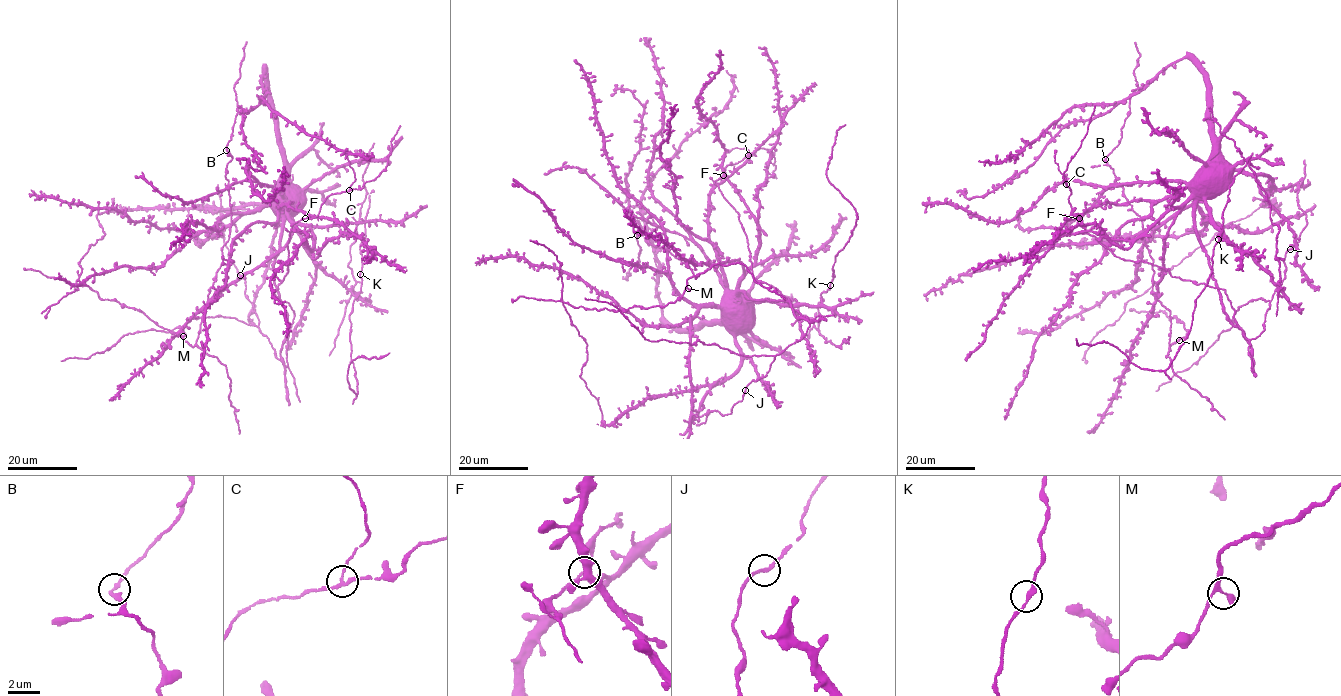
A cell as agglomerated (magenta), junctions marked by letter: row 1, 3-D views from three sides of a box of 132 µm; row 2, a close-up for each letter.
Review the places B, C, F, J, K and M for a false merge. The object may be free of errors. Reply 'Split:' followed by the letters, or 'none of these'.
Split: C

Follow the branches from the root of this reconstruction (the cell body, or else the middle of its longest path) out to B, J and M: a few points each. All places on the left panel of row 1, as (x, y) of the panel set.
B: (288, 205), (290, 200), (293, 228), (289, 240), (208, 297), (231, 226), (225, 168), (232, 159), (226, 150)
J: (288, 205), (275, 200), (280, 194), (274, 202), (224, 210), (213, 206), (221, 217), (229, 260), (240, 275)
M: (288, 205), (290, 200), (293, 228), (289, 240), (207, 297), (196, 344), (192, 346), (183, 336)

